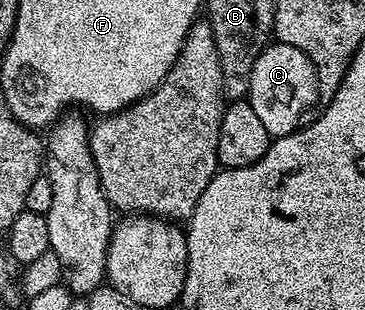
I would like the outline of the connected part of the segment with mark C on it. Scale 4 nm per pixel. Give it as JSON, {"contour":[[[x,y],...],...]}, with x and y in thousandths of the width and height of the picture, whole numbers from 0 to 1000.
{"contour":[[[751,132],[732,142],[693,200],[679,261],[677,329],[690,339],[693,361],[745,448],[814,419],[830,365],[863,342],[877,313],[871,252],[852,190],[827,158],[786,139]]]}

